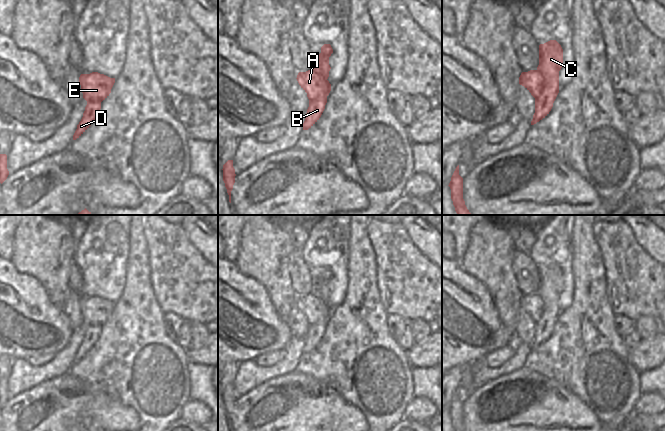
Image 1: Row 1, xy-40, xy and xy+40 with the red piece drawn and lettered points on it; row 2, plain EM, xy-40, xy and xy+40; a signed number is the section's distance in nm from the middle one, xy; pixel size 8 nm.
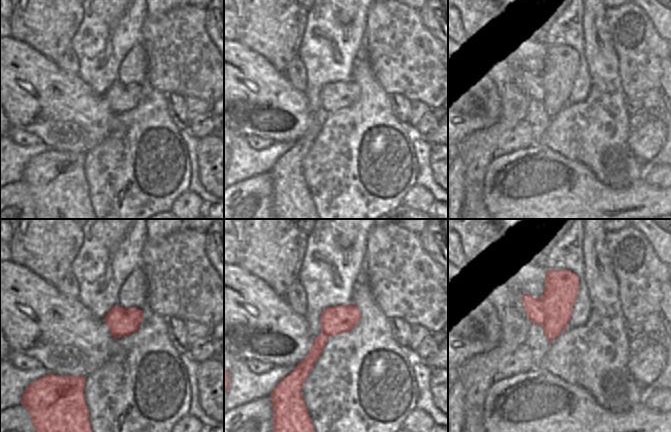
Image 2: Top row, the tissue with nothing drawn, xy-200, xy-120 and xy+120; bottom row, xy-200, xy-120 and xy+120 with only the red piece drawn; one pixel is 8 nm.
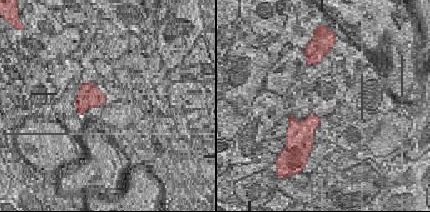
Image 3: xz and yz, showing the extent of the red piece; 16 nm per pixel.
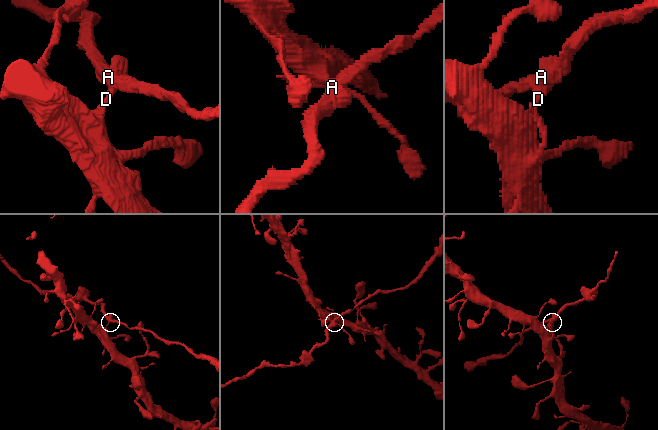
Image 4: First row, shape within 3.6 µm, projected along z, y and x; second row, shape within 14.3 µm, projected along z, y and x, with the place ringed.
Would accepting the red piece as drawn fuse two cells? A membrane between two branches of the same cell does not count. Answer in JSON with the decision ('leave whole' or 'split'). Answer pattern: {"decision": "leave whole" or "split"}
{"decision": "split"}

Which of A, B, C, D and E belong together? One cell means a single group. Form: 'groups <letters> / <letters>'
groups A E / B C D

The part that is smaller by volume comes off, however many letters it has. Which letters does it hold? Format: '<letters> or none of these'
A, E

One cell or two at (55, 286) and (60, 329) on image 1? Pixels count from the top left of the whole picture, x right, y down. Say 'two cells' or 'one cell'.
two cells

